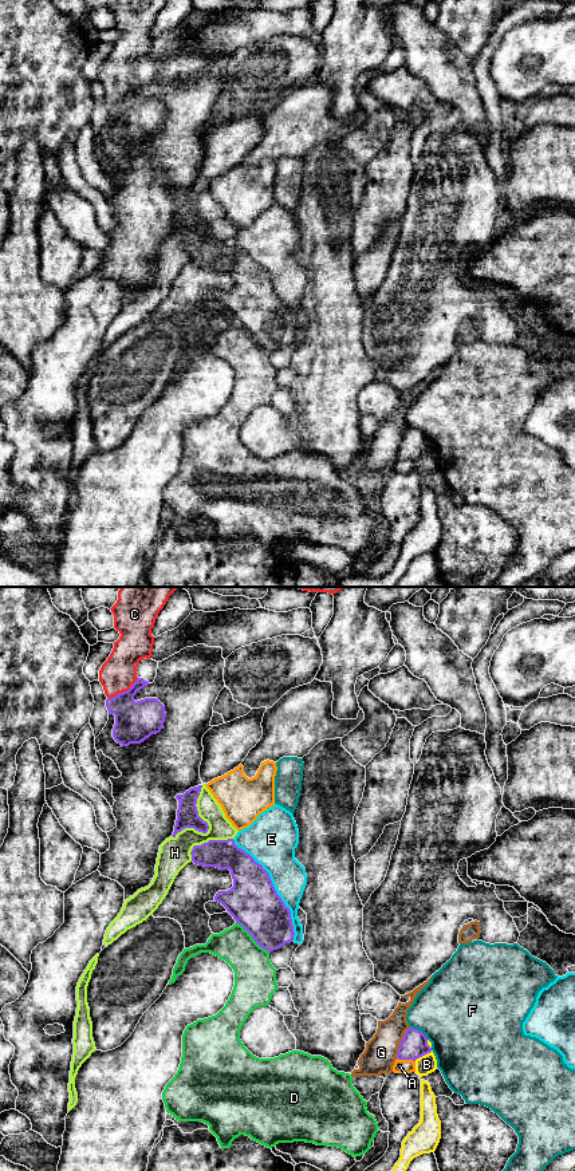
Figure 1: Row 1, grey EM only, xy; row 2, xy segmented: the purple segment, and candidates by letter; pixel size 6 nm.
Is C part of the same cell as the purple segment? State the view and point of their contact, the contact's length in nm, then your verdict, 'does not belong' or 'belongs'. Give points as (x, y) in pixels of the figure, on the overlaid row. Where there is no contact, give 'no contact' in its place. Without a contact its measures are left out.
meets purple in xy at (123, 692); contact 220 nm long; belongs

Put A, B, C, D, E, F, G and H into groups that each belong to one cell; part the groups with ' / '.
A / B / C / D / E / F / G / H

